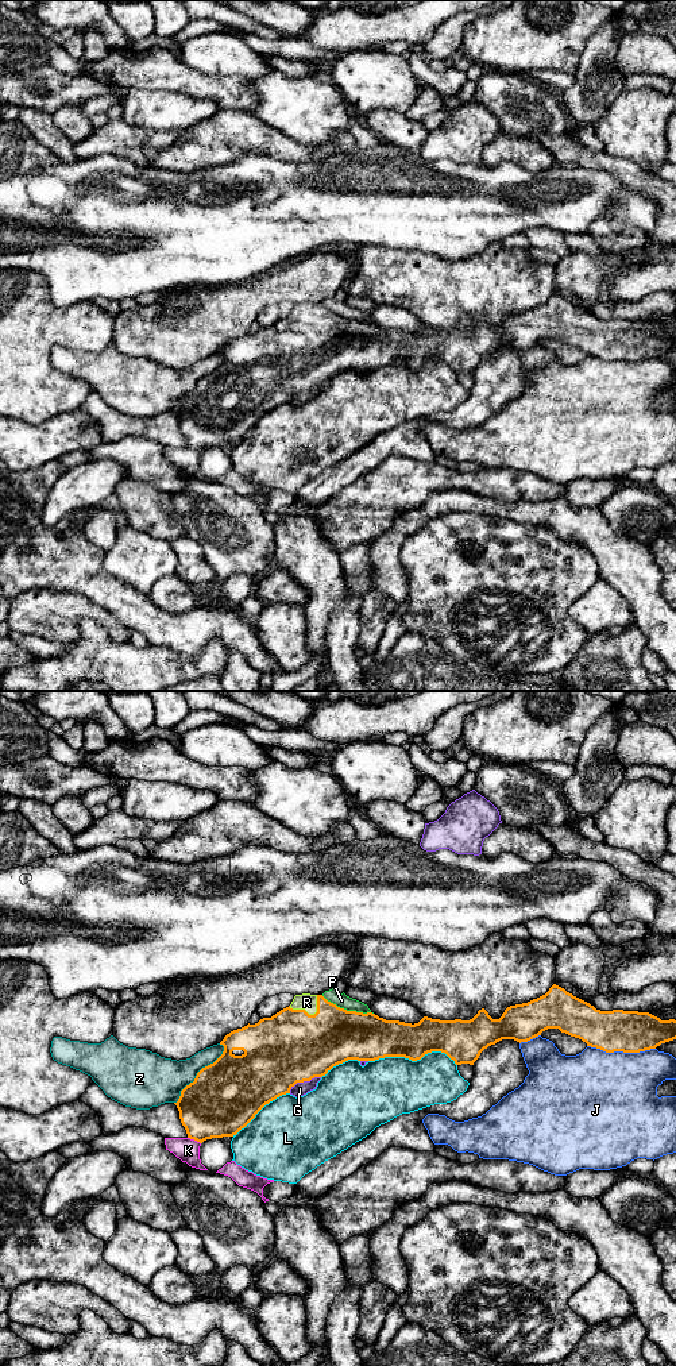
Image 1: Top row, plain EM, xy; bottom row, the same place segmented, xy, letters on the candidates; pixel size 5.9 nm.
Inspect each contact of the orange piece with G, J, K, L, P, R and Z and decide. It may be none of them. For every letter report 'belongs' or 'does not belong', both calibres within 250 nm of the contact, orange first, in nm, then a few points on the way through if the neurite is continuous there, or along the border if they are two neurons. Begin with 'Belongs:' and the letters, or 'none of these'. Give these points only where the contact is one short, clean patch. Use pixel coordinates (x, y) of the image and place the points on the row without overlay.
Belongs: R
G: does not belong | 440/80 nm
J: does not belong | 260/480 nm
K: does not belong | 400/140 nm
L: does not belong | 240/360 nm
P: does not belong | 340/90 nm
R: belongs | 440/100 nm | across xy (292, 355), (311, 336), (311, 324), (306, 311)
Z: does not belong | 420/280 nm

